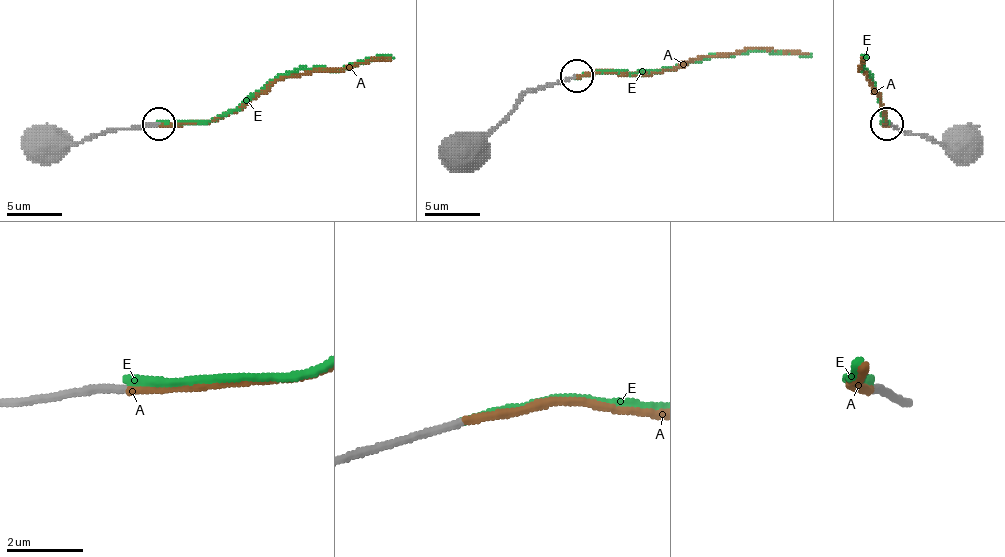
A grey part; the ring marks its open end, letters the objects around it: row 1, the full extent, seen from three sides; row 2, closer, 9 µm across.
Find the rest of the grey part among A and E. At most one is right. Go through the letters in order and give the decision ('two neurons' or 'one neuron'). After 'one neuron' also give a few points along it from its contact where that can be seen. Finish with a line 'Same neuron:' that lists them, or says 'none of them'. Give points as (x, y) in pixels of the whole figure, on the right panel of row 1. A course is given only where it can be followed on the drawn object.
A: one neuron; it runs (888, 123), (883, 123), (883, 107), (858, 68), (864, 57)
E: two neurons
Same neuron: A

